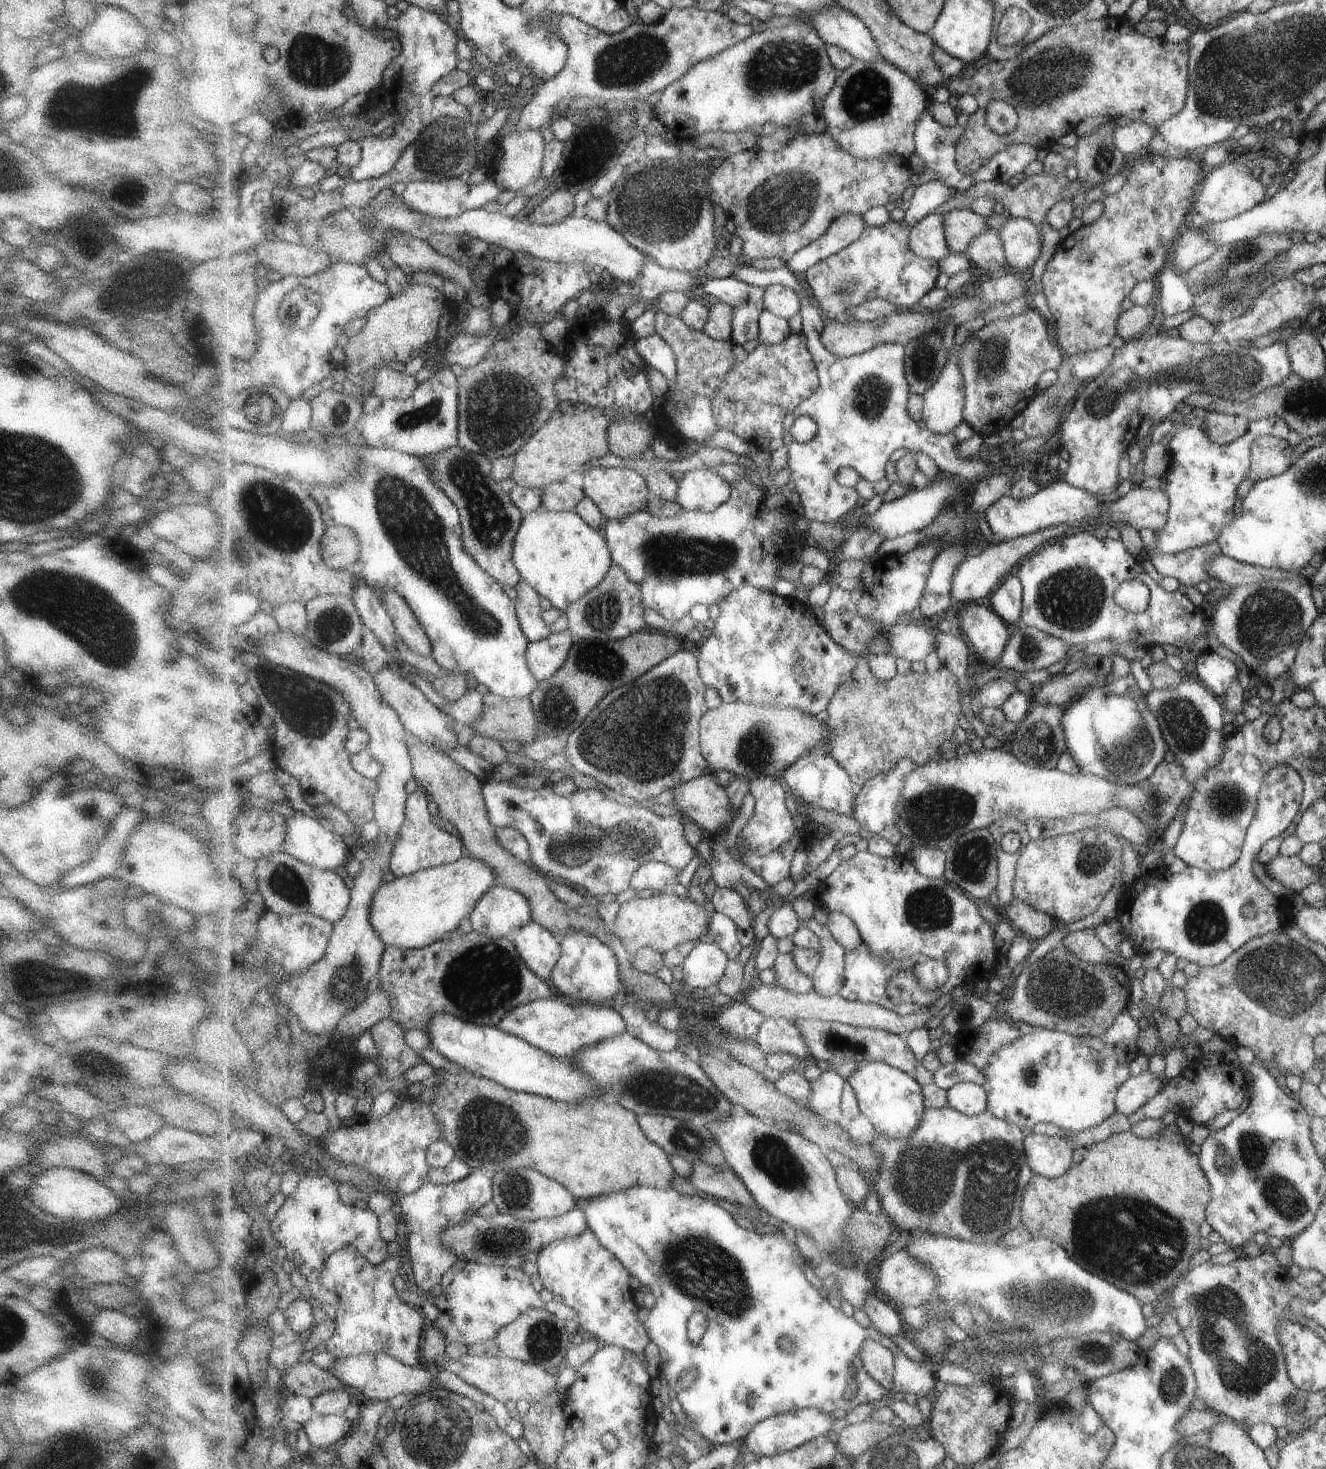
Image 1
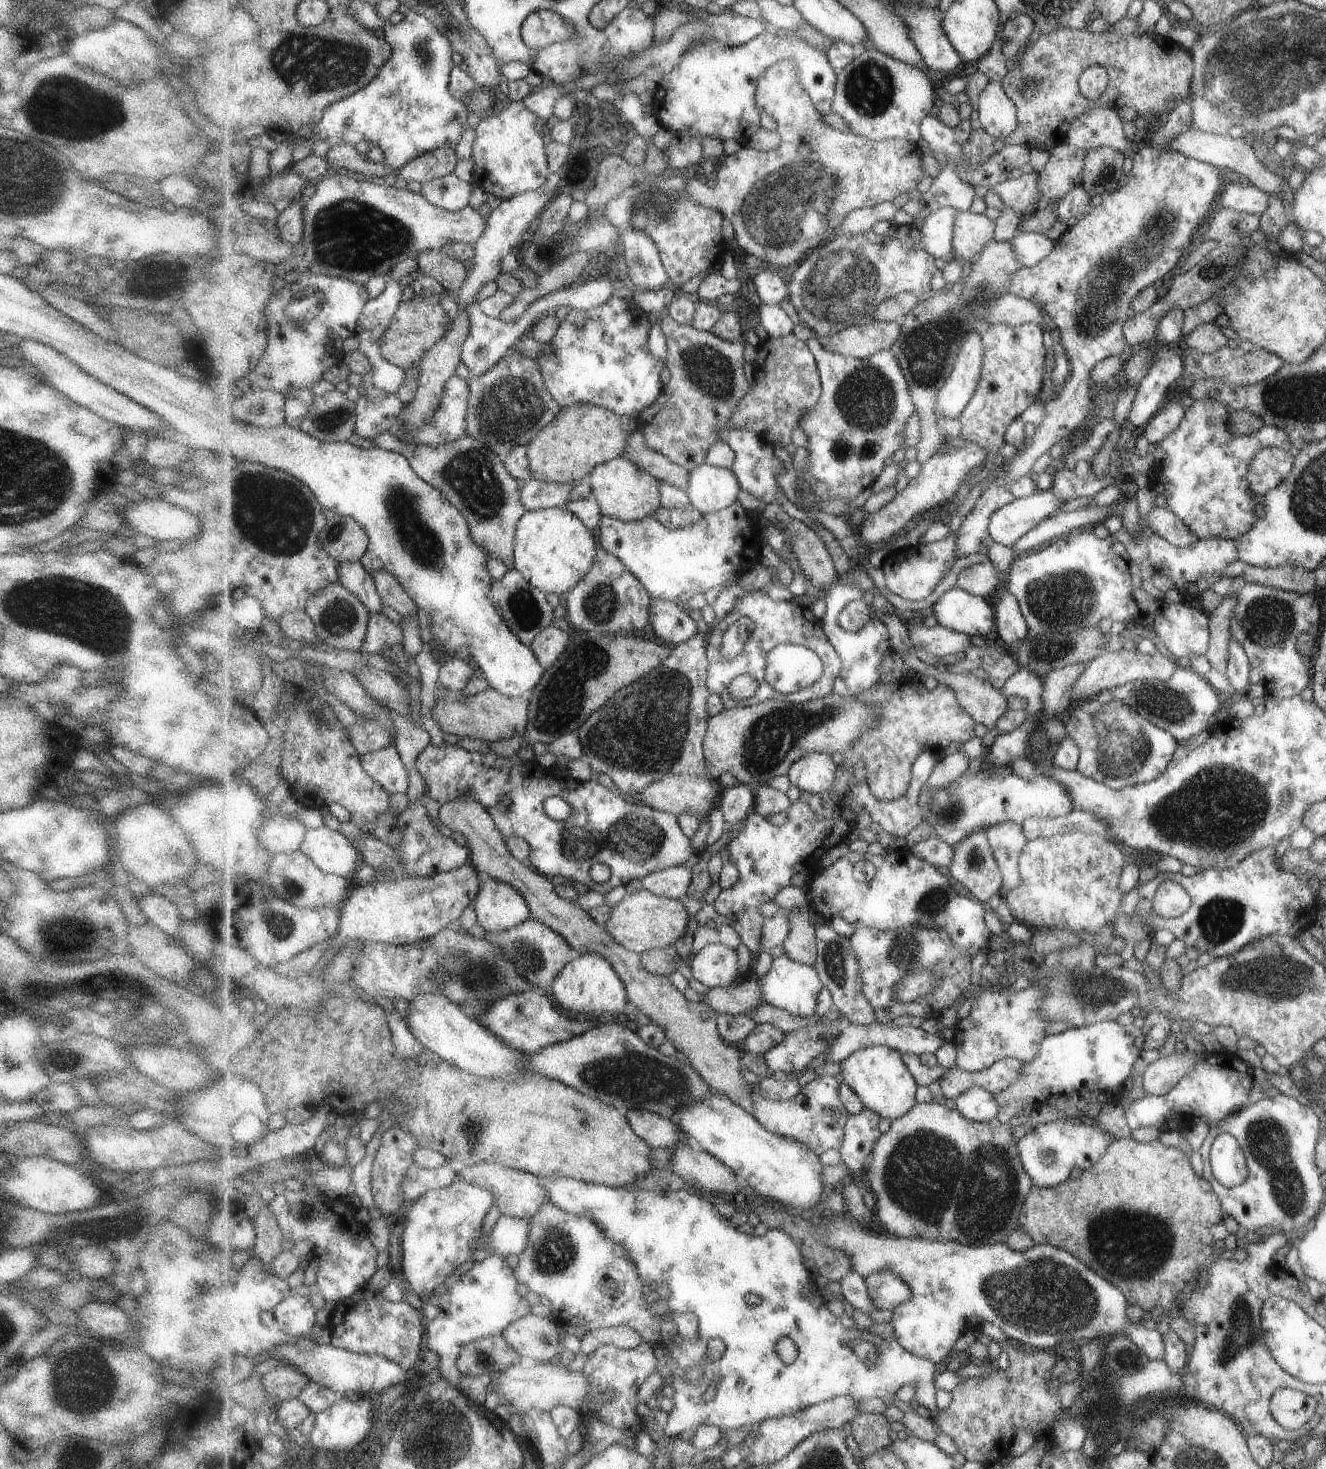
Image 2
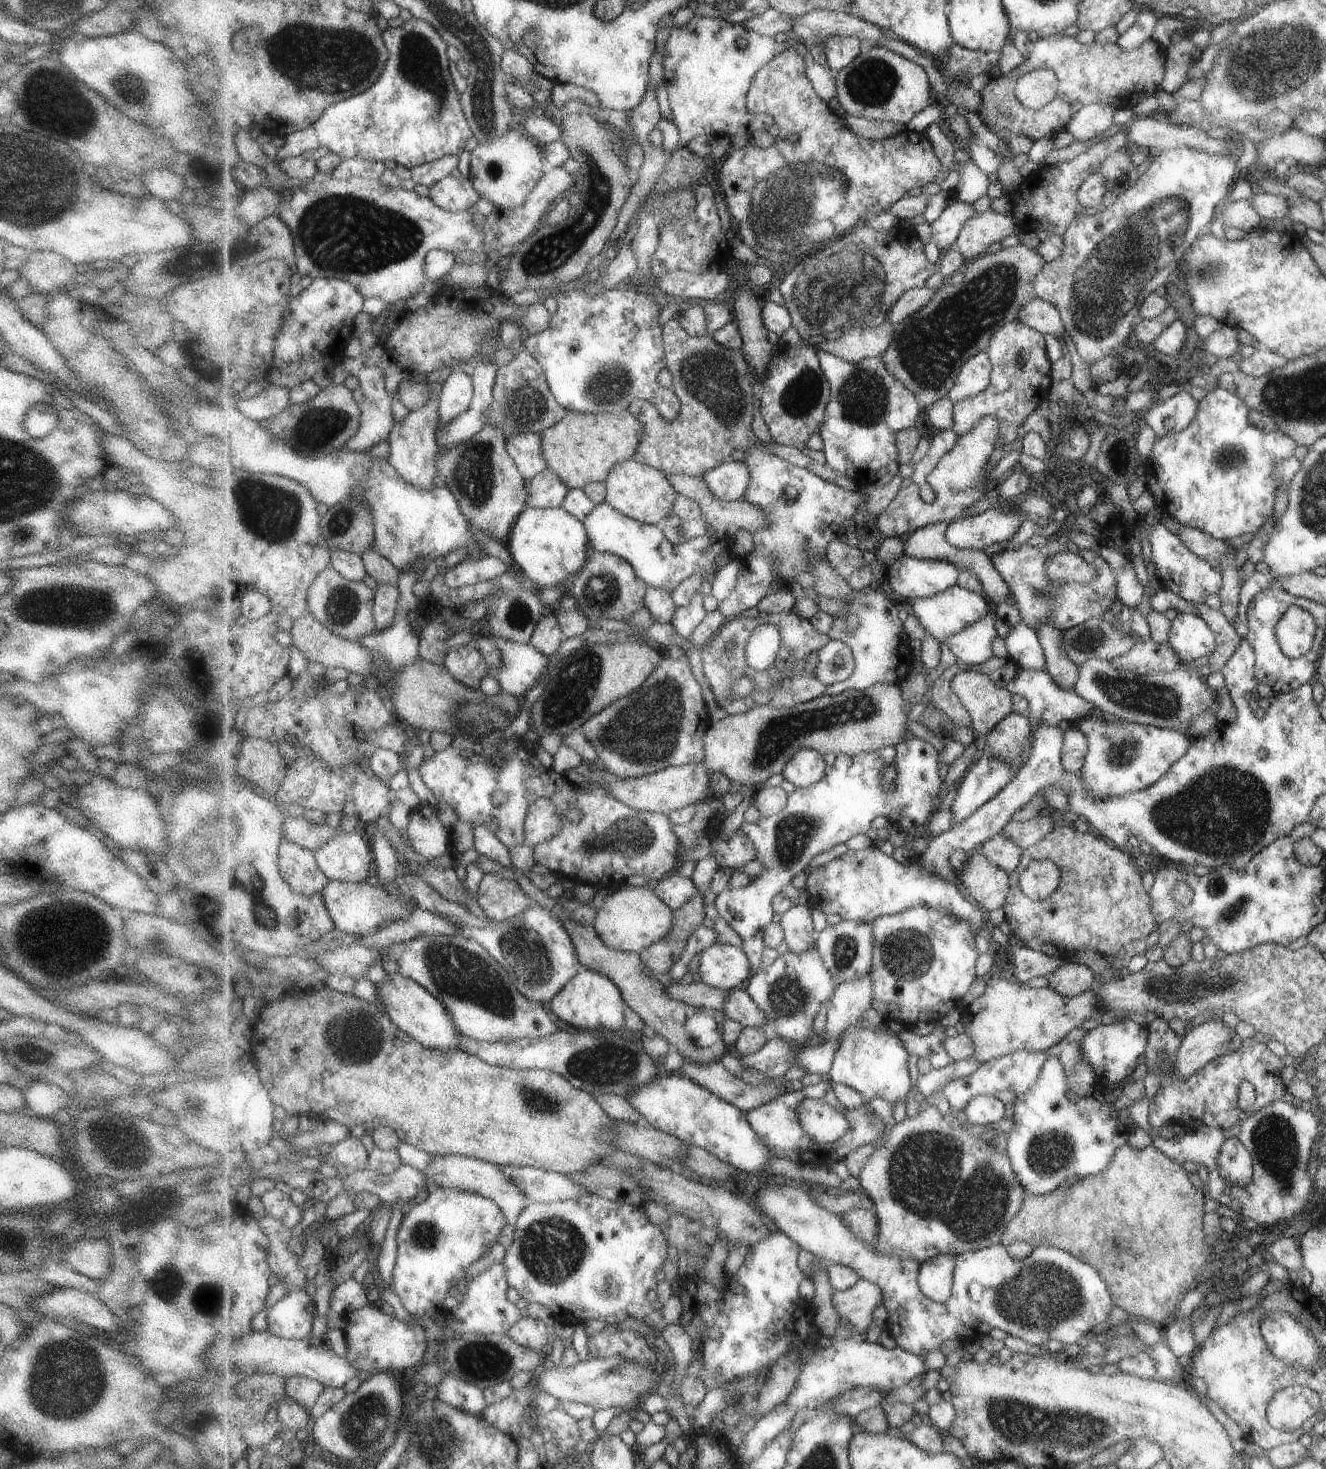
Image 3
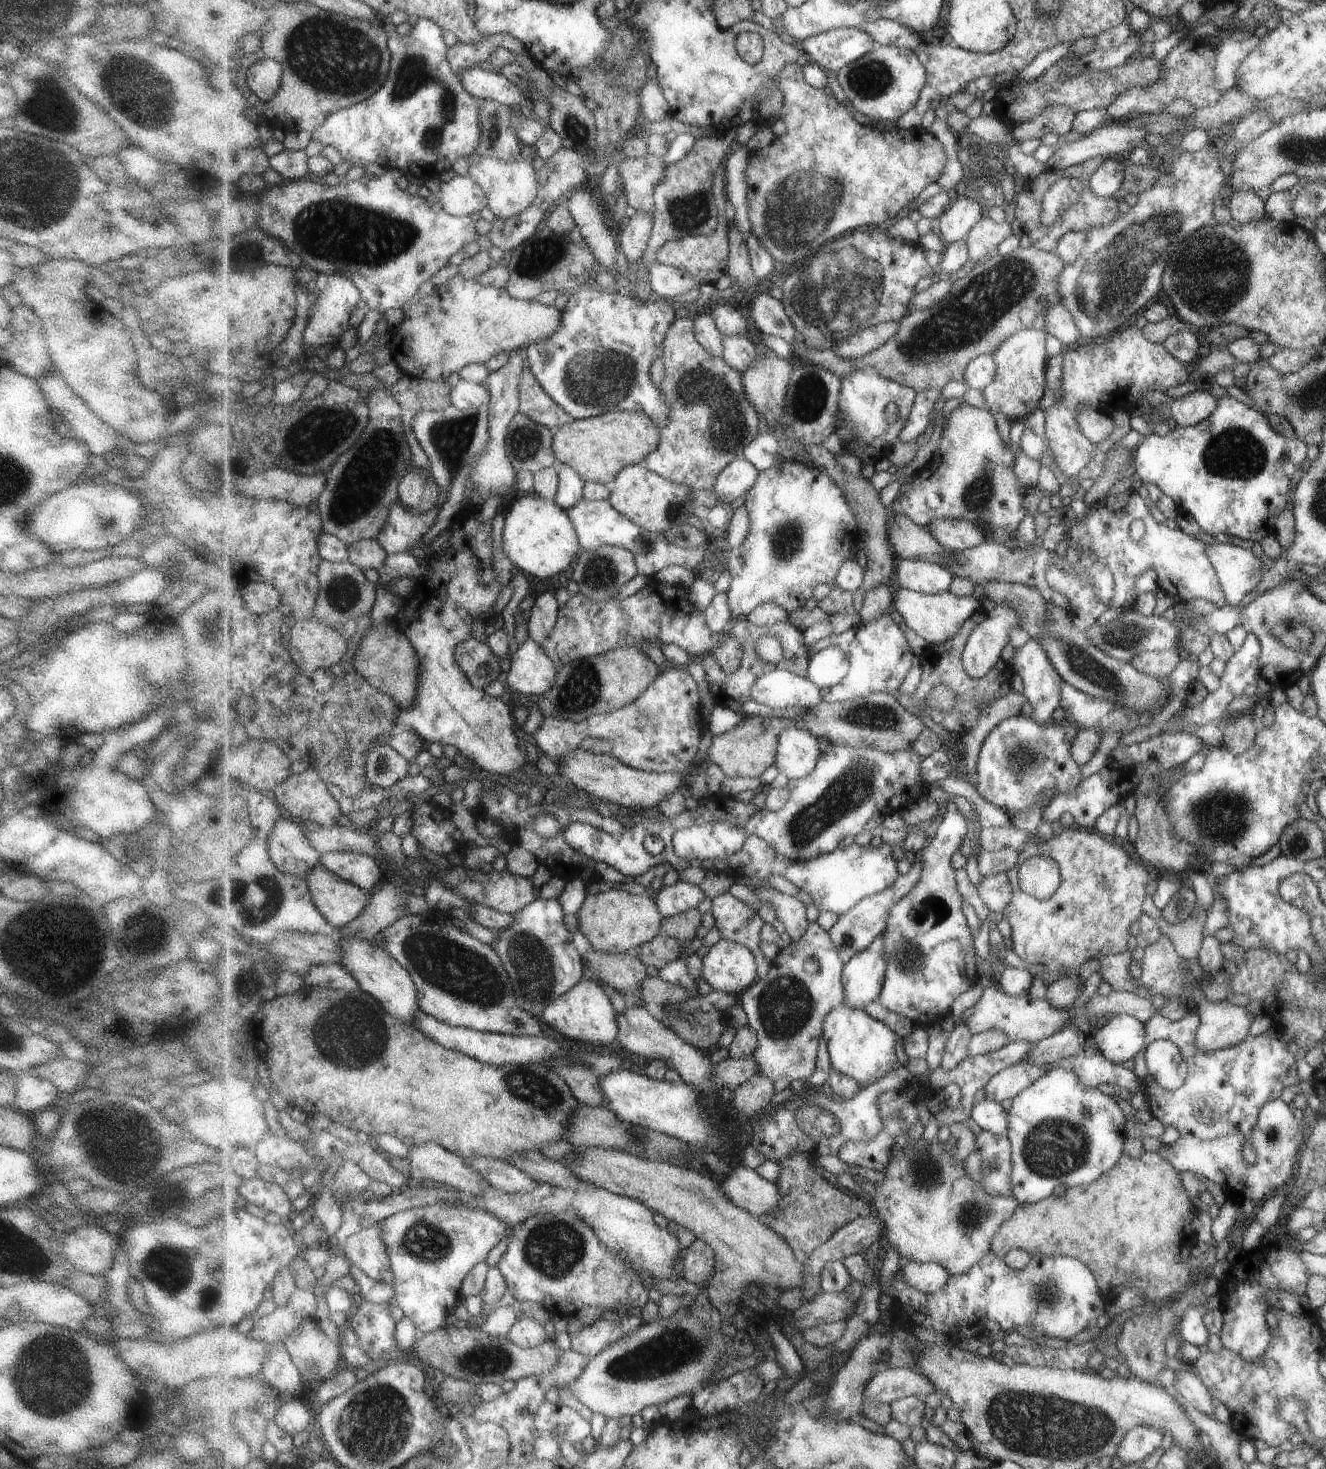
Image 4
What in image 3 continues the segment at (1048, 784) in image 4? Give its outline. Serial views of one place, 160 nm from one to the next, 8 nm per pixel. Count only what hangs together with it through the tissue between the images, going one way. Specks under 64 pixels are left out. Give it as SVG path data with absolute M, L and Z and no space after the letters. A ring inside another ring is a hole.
M1011 713L986 736L986 748L992 755L1020 771L1031 758L1033 748L1024 750L1024 747L1033 744L1033 734L1030 717Z

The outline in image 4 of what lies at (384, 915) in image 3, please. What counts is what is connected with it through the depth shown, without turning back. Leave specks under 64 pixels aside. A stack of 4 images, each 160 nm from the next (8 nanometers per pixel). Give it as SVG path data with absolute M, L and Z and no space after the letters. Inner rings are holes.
M320 862L304 879L315 906L337 929L359 918L369 908L369 892L322 867Z

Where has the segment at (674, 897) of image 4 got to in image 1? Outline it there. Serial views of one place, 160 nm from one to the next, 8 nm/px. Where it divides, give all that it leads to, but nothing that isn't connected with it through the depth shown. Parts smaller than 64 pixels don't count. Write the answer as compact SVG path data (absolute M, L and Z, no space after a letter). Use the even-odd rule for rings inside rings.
M659 861L648 862L634 871L630 888L644 894L672 892L683 869Z

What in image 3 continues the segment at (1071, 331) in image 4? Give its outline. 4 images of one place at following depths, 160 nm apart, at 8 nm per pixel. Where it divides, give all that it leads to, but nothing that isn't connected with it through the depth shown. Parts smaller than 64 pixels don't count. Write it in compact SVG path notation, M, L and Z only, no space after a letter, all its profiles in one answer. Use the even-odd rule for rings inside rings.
M1039 297L1021 309L1018 320L1044 335L1053 335L1060 339L1065 338L1067 342L1074 342L1057 307Z

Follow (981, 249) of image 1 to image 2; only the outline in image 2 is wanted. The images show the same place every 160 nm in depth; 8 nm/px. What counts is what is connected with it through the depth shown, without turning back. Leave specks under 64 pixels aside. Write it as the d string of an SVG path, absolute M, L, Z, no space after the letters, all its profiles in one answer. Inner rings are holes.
M991 241L977 258L972 261L970 273L963 278L963 289L961 294L954 294L950 290L940 290L930 294L928 297L919 301L919 304L909 312L902 320L902 333L898 341L894 344L893 350L899 359L899 364L904 370L906 379L910 383L910 391L916 410L922 420L921 440L915 447L915 460L923 464L929 460L937 451L944 448L940 426L936 420L936 404L939 391L943 388L946 380L950 377L954 369L955 361L960 351L962 340L971 332L976 331L981 336L988 330L988 326L982 320L982 308L989 303L996 301L998 298L1009 294L1010 286L1014 281L1014 274L1018 273L1024 266L1022 259L1015 252L1011 241L999 242Z

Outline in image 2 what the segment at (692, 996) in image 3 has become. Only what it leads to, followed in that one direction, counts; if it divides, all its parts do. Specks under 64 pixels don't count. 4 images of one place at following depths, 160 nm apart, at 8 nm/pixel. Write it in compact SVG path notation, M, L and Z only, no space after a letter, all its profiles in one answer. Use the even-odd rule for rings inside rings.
M742 978L727 988L715 987L703 995L703 1000L718 1013L729 1016L747 1013L764 1002L763 993L755 979Z

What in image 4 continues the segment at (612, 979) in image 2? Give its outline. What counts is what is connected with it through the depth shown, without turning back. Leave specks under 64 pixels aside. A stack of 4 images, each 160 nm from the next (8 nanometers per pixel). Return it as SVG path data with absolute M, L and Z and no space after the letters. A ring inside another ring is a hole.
M595 978L583 979L574 989L566 992L557 1001L550 1002L541 1016L553 1030L569 1040L596 1045L615 1043L619 1037L619 1018L615 1014L605 988Z

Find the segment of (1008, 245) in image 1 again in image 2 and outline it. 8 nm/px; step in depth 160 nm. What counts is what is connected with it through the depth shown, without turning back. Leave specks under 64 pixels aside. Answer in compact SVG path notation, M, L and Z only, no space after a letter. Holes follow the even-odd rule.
M1044 233L1016 234L1010 241L1025 267L1035 266L1047 258L1056 245L1056 241L1047 238Z

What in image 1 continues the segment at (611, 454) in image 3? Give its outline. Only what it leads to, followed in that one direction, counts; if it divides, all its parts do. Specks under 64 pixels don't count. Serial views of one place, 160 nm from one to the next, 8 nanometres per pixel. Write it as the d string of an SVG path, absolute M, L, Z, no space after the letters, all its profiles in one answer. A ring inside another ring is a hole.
M561 401L546 425L514 454L516 465L511 478L517 485L531 488L562 481L570 472L610 453L608 430L611 423L611 418L590 404Z

